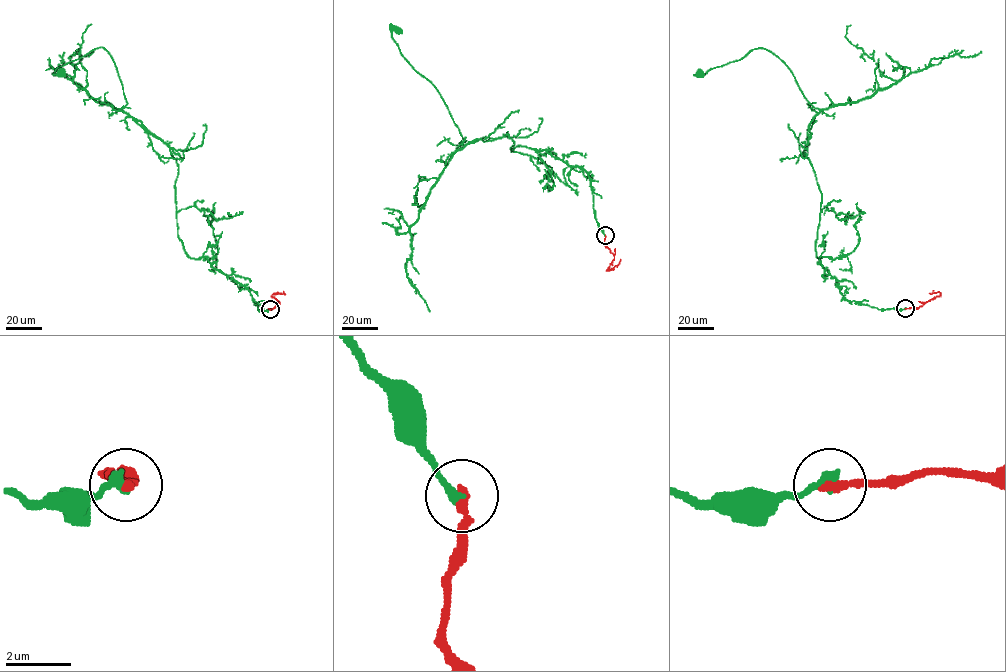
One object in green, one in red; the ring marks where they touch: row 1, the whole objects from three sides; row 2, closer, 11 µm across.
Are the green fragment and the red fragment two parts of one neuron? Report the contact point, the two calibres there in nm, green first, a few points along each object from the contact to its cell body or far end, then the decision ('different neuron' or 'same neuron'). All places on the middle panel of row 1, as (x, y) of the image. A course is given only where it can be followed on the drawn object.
place (605, 235); calibres 320 and 320 nm; course green (605, 235), (585, 170), (544, 149), (511, 151), (506, 134), (457, 149), (458, 127), (401, 54), (397, 30); course red (605, 235), (604, 244), (614, 257), (607, 270), (621, 259); different neuron

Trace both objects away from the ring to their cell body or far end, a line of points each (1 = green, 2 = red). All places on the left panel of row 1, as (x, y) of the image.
1: (270, 309), (184, 248), (176, 160), (121, 110), (127, 102), (107, 51), (94, 49), (61, 73)
2: (270, 309), (279, 303), (272, 294), (285, 294)

